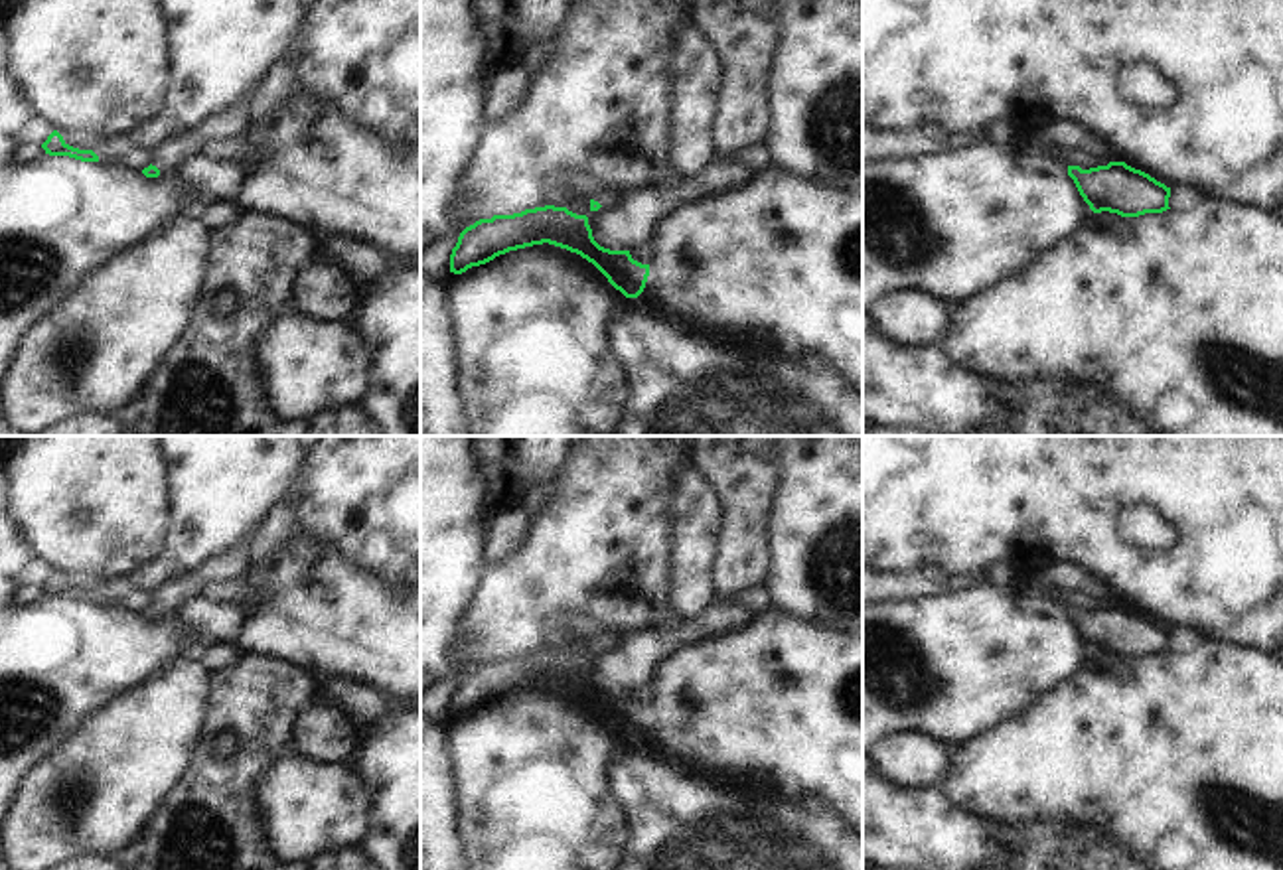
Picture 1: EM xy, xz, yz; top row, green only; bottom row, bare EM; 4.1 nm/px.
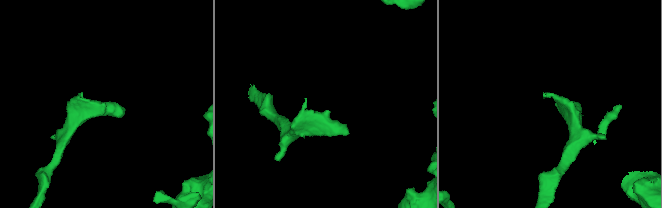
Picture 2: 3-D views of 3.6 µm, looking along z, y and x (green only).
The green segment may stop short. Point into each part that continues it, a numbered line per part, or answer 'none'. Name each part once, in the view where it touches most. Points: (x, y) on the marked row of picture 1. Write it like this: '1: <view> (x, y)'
1: xy (233, 123)

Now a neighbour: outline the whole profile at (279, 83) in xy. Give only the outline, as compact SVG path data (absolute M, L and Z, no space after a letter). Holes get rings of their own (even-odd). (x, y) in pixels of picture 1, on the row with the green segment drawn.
M294 41L264 77L263 99L257 110L257 118L263 128L270 124L276 110L294 95L296 61L298 53Z

